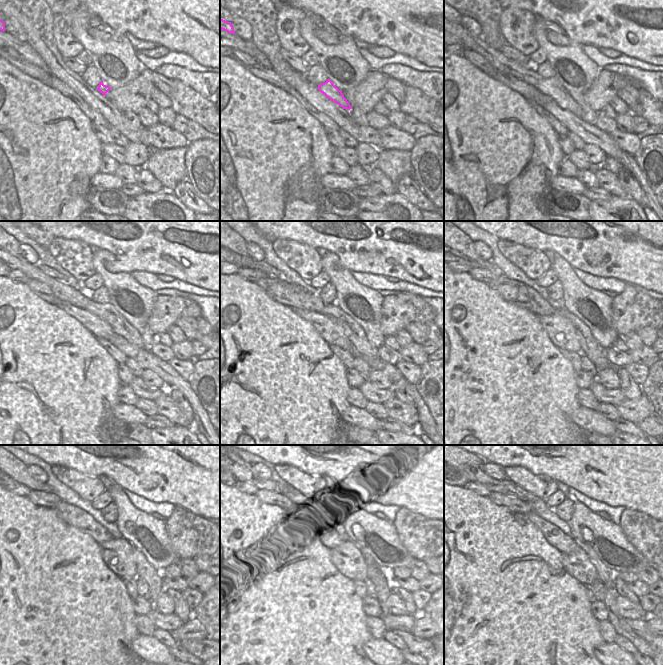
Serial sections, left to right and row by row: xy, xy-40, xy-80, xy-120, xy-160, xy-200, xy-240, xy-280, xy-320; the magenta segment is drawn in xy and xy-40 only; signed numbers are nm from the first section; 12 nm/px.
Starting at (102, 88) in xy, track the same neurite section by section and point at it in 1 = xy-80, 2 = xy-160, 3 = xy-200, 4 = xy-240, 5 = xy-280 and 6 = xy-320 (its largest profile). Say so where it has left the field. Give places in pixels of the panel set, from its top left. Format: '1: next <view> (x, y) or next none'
1: next xy-80 (551, 87)
2: next xy-160 (354, 332)
3: next xy-200 (595, 353)
4: next xy-240 (145, 571)
5: next xy-280 (382, 588)
6: next xy-320 (621, 627)

